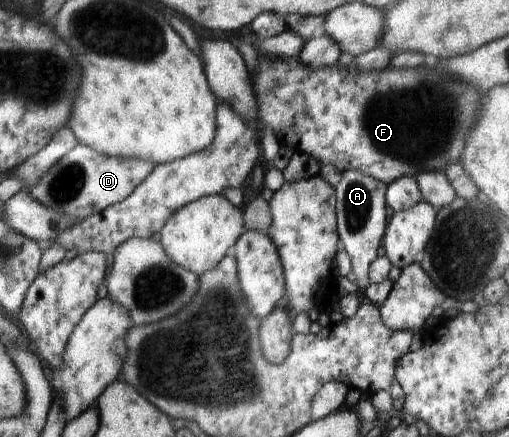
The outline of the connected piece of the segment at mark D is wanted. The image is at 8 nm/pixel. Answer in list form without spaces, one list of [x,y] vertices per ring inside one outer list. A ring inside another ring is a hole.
[[[77,143],[33,188],[31,194],[43,206],[55,208],[81,221],[100,213],[112,204],[125,200],[157,164],[143,158],[115,158],[101,154],[90,146]]]

